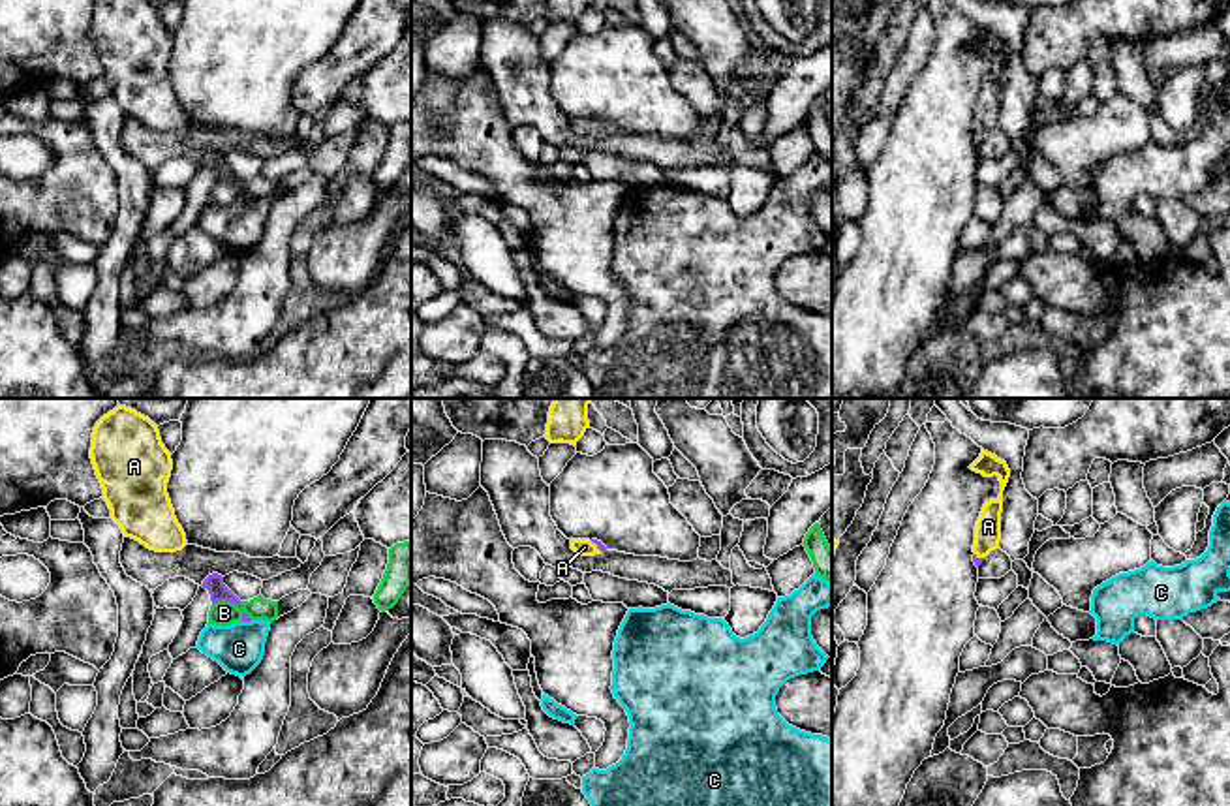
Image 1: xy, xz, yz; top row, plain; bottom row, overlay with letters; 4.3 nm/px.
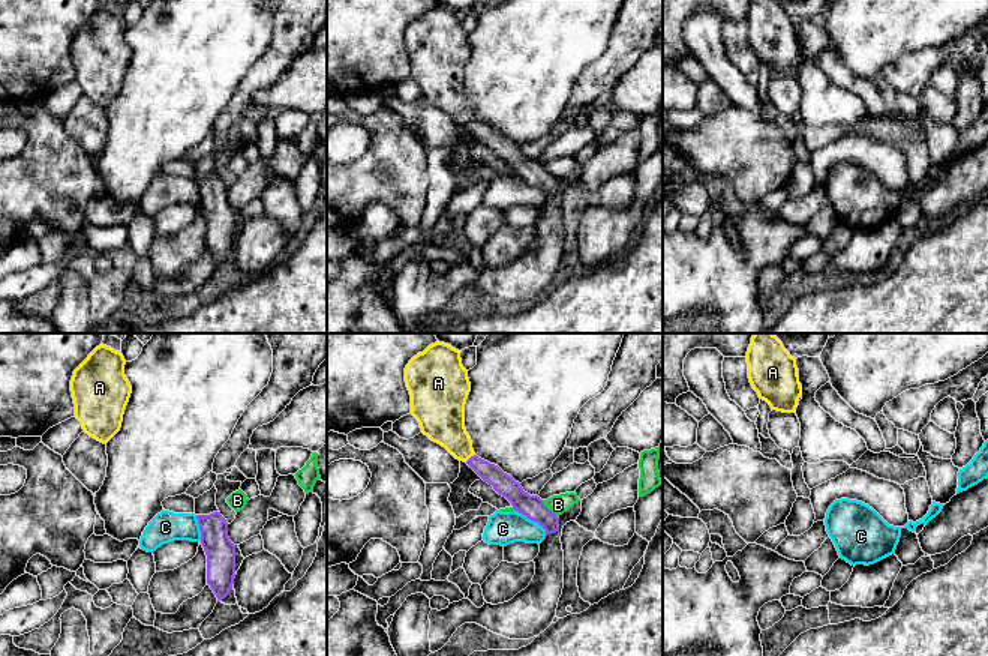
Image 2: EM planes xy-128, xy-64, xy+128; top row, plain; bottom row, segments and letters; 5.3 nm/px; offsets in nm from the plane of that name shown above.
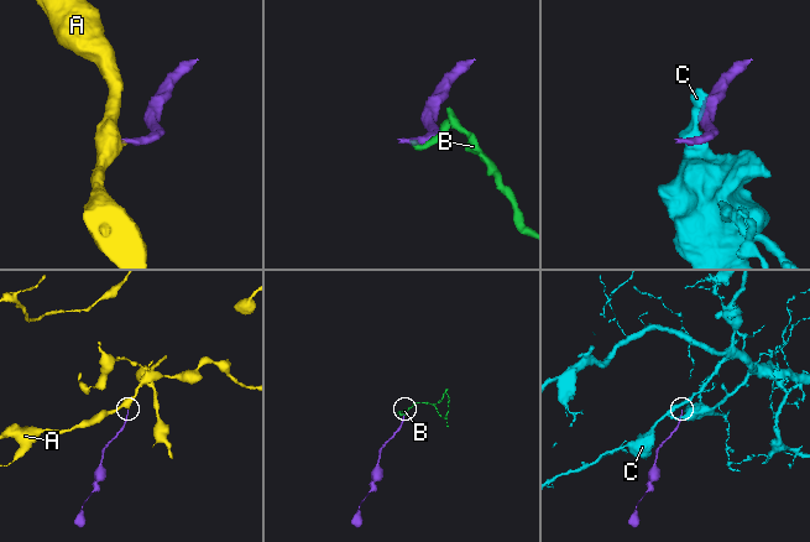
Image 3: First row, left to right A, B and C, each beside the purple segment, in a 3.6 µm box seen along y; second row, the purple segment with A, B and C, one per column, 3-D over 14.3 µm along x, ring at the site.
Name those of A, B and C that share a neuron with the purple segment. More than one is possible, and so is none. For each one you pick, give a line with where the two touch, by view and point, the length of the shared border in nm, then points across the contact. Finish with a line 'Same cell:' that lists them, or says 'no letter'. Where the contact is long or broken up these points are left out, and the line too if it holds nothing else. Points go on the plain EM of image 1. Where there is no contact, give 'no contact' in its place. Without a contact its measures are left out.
A: meets purple in xz at (598, 126); contact 80 nm long; runs through xz (601, 126), (598, 126), (584, 126)
Same cell: A

